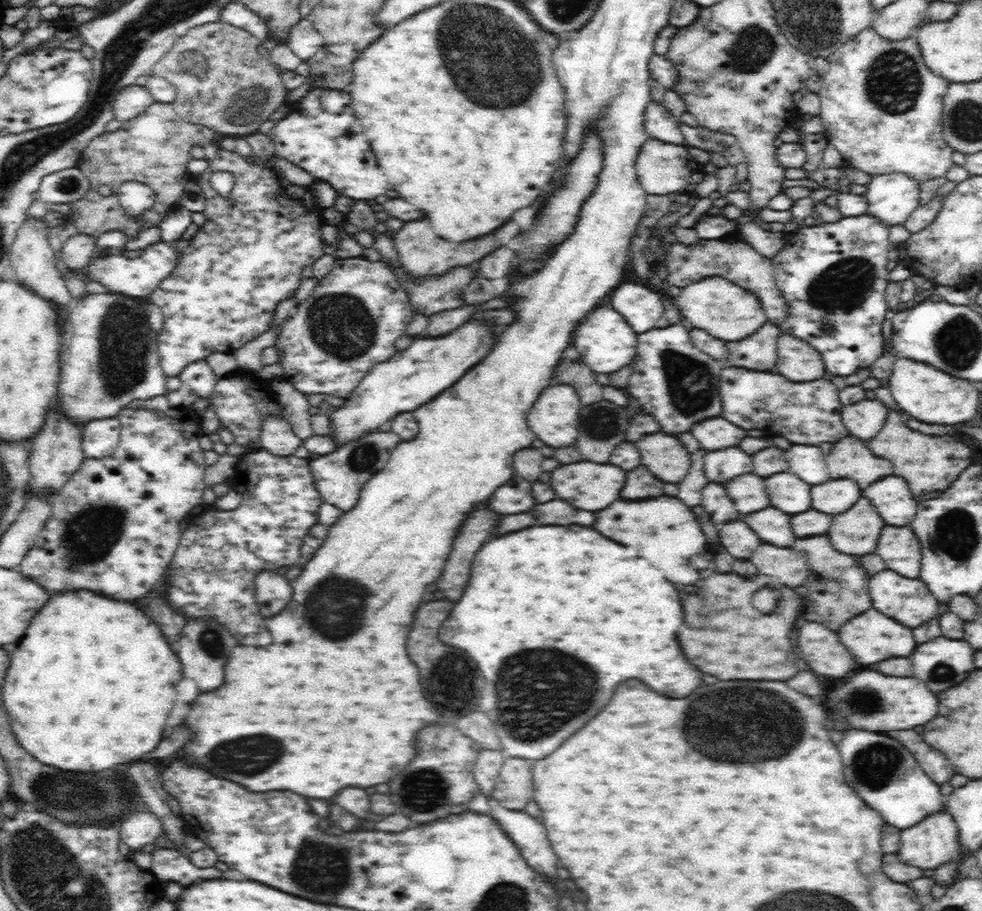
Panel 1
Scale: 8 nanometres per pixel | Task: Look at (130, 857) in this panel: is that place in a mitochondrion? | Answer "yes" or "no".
no

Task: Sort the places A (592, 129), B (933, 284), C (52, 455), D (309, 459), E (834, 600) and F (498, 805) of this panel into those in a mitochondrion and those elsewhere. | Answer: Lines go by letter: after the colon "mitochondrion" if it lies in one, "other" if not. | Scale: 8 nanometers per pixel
A: other
B: other
C: other
D: other
E: mitochondrion
F: other

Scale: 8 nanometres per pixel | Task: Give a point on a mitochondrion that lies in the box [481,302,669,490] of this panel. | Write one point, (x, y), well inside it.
(602, 431)

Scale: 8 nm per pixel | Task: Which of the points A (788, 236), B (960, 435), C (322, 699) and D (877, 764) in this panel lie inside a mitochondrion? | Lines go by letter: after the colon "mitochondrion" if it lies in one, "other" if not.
A: other
B: other
C: other
D: mitochondrion

